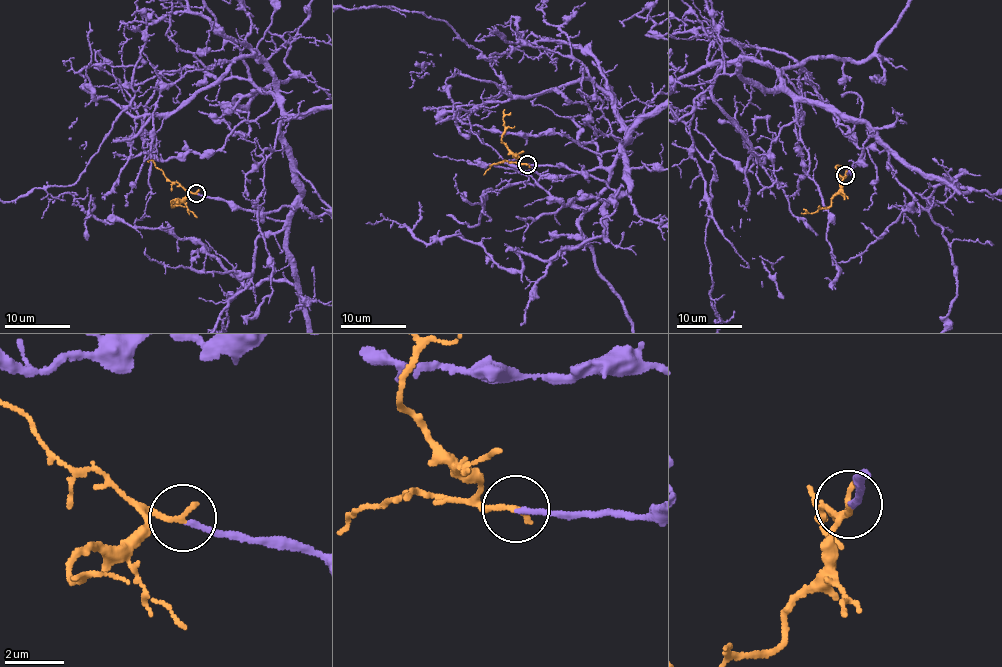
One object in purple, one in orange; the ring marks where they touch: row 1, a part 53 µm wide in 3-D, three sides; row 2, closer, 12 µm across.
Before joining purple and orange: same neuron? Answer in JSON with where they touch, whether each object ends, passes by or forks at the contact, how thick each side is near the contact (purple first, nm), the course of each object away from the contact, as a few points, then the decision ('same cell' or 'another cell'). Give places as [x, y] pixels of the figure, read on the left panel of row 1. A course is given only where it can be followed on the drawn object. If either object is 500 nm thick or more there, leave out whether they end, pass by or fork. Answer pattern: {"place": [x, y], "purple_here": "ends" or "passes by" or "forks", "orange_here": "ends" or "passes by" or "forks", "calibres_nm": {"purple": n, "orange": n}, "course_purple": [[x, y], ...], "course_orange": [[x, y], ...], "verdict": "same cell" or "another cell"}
{"place": [196, 193], "purple_here": "ends", "orange_here": "ends", "calibres_nm": {"purple": 180, "orange": 240}, "course_purple": [[197, 194], [296, 201], [277, 95], [236, 97], [314, 84], [314, 219], [279, 240], [309, 301]], "course_orange": [[196, 192], [190, 192], [172, 206], [172, 200]], "verdict": "same cell"}

